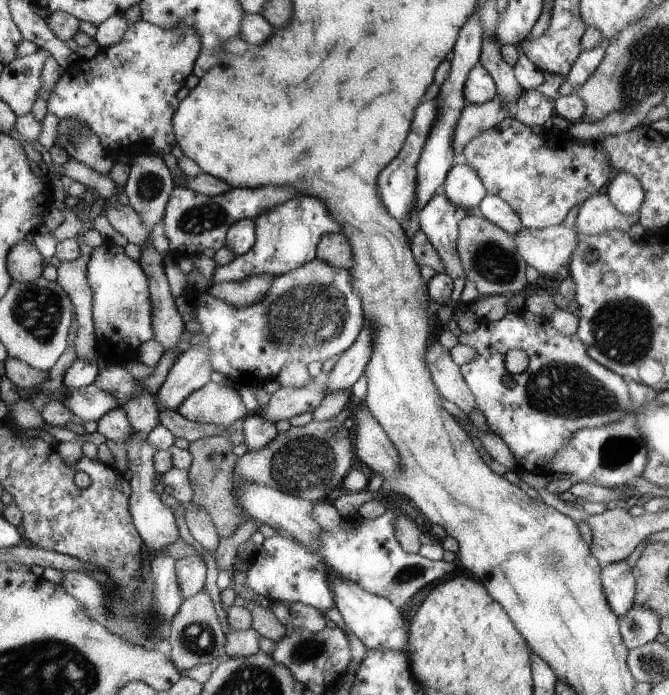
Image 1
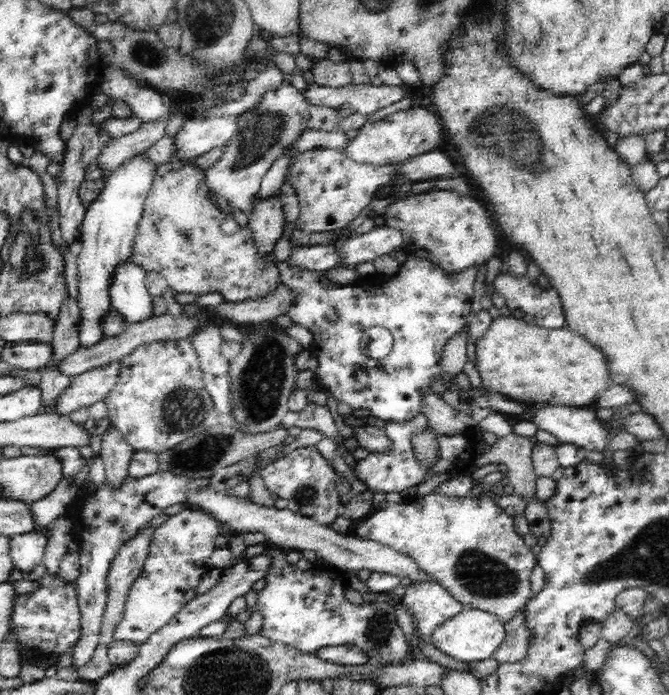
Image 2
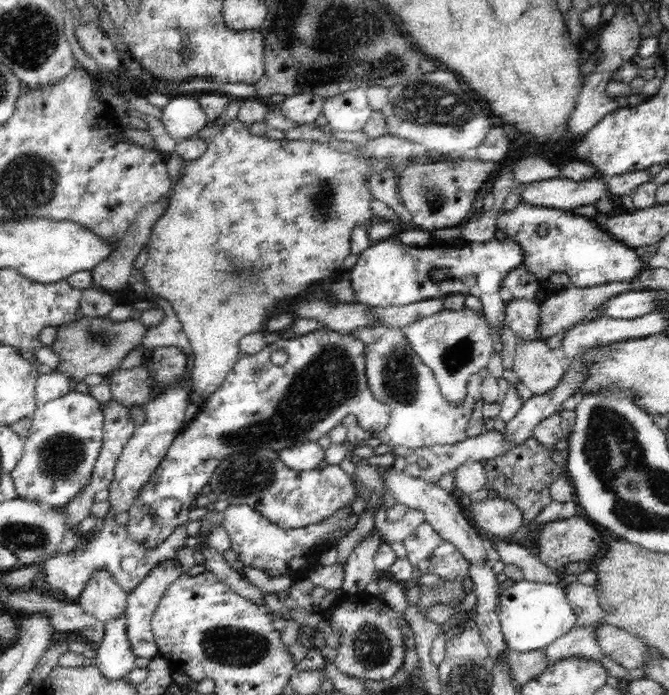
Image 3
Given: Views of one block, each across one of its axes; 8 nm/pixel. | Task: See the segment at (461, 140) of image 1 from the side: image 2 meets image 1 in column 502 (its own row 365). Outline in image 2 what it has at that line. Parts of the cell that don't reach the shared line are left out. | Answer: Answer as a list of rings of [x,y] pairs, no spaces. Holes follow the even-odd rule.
[[[112,362],[75,376],[61,397],[57,398],[55,409],[51,412],[69,415],[78,408],[104,401],[106,395],[115,387],[119,372],[119,362]]]

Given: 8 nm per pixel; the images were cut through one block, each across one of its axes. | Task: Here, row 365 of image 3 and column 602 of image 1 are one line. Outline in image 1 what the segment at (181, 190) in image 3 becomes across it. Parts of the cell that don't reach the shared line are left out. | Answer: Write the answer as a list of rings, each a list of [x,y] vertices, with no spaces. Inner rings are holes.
[[[596,193],[580,206],[576,214],[575,227],[579,234],[604,234],[610,230],[628,232],[639,222],[639,212],[622,214],[605,193]]]

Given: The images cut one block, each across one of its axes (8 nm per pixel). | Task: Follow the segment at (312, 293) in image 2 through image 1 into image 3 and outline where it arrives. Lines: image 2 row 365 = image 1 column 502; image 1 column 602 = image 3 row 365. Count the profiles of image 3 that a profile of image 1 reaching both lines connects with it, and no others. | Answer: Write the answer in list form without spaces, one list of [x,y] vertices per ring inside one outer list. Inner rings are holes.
[[[388,328],[384,330],[376,342],[370,342],[363,347],[363,360],[366,365],[366,378],[374,398],[388,404],[391,417],[388,426],[380,432],[364,431],[358,425],[354,415],[342,418],[342,424],[347,428],[346,443],[355,443],[368,438],[378,437],[382,444],[389,447],[404,446],[416,450],[430,446],[445,446],[458,444],[466,440],[466,427],[474,404],[481,399],[480,373],[472,374],[467,384],[466,398],[460,404],[448,402],[442,395],[432,369],[420,360],[420,357],[406,340],[401,329]]]

